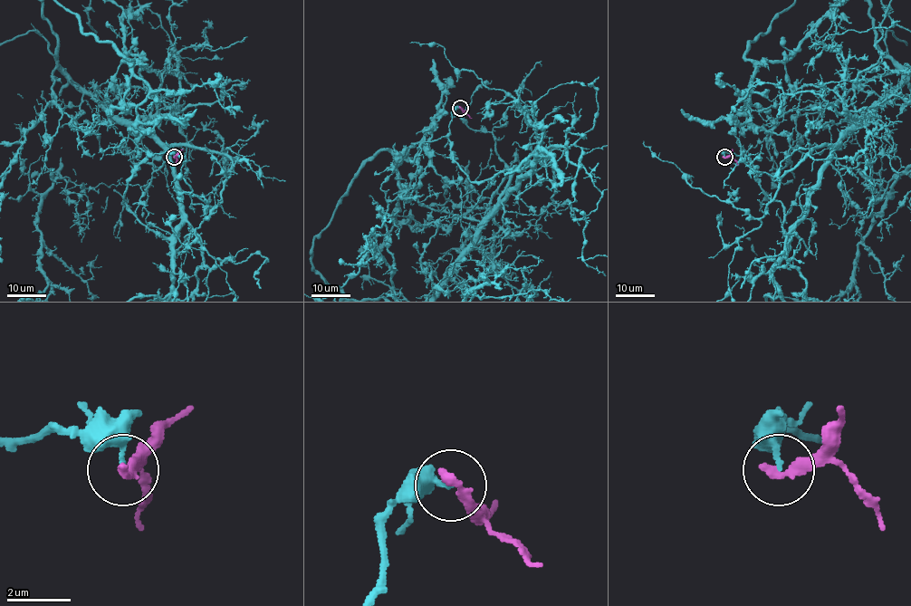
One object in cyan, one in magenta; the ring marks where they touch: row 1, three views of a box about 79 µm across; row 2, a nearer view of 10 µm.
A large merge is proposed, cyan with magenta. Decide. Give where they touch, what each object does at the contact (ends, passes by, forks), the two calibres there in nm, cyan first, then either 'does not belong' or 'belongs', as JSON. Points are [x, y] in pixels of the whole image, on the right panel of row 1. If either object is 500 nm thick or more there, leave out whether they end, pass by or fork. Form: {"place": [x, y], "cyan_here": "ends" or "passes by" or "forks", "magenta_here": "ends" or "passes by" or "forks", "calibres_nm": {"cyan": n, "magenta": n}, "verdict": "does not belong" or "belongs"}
{"place": [724, 157], "cyan_here": "ends", "magenta_here": "ends", "calibres_nm": {"cyan": 150, "magenta": 300}, "verdict": "does not belong"}

